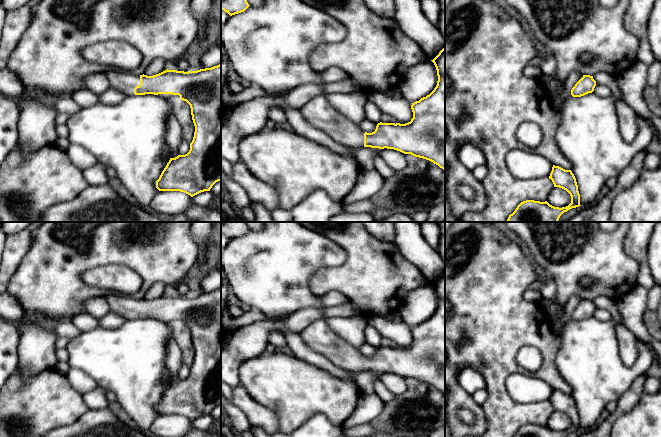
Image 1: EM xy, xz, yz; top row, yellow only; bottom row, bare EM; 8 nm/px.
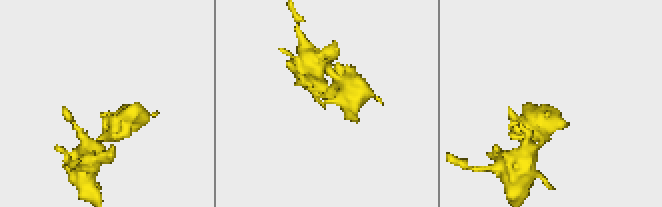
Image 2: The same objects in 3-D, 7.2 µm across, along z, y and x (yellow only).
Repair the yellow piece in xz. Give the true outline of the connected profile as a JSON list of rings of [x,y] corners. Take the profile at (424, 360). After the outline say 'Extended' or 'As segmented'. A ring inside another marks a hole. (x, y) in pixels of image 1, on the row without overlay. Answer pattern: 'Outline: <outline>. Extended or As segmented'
Outline: [[[445,270],[431,285],[437,294],[437,309],[429,319],[412,327],[413,342],[408,347],[380,346],[374,356],[364,356],[338,337],[323,318],[299,335],[309,348],[351,373],[394,373],[429,384],[445,395]]]. Extended

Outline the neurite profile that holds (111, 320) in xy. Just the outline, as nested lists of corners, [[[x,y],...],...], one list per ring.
[[[108,312],[105,316],[99,319],[99,325],[105,329],[116,329],[126,320],[114,312]]]

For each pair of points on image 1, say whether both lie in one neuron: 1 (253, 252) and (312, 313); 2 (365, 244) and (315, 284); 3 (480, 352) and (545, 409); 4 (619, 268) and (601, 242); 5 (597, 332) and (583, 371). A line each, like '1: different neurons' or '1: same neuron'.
1: different neurons
2: same neuron
3: same neuron
4: same neuron
5: same neuron

